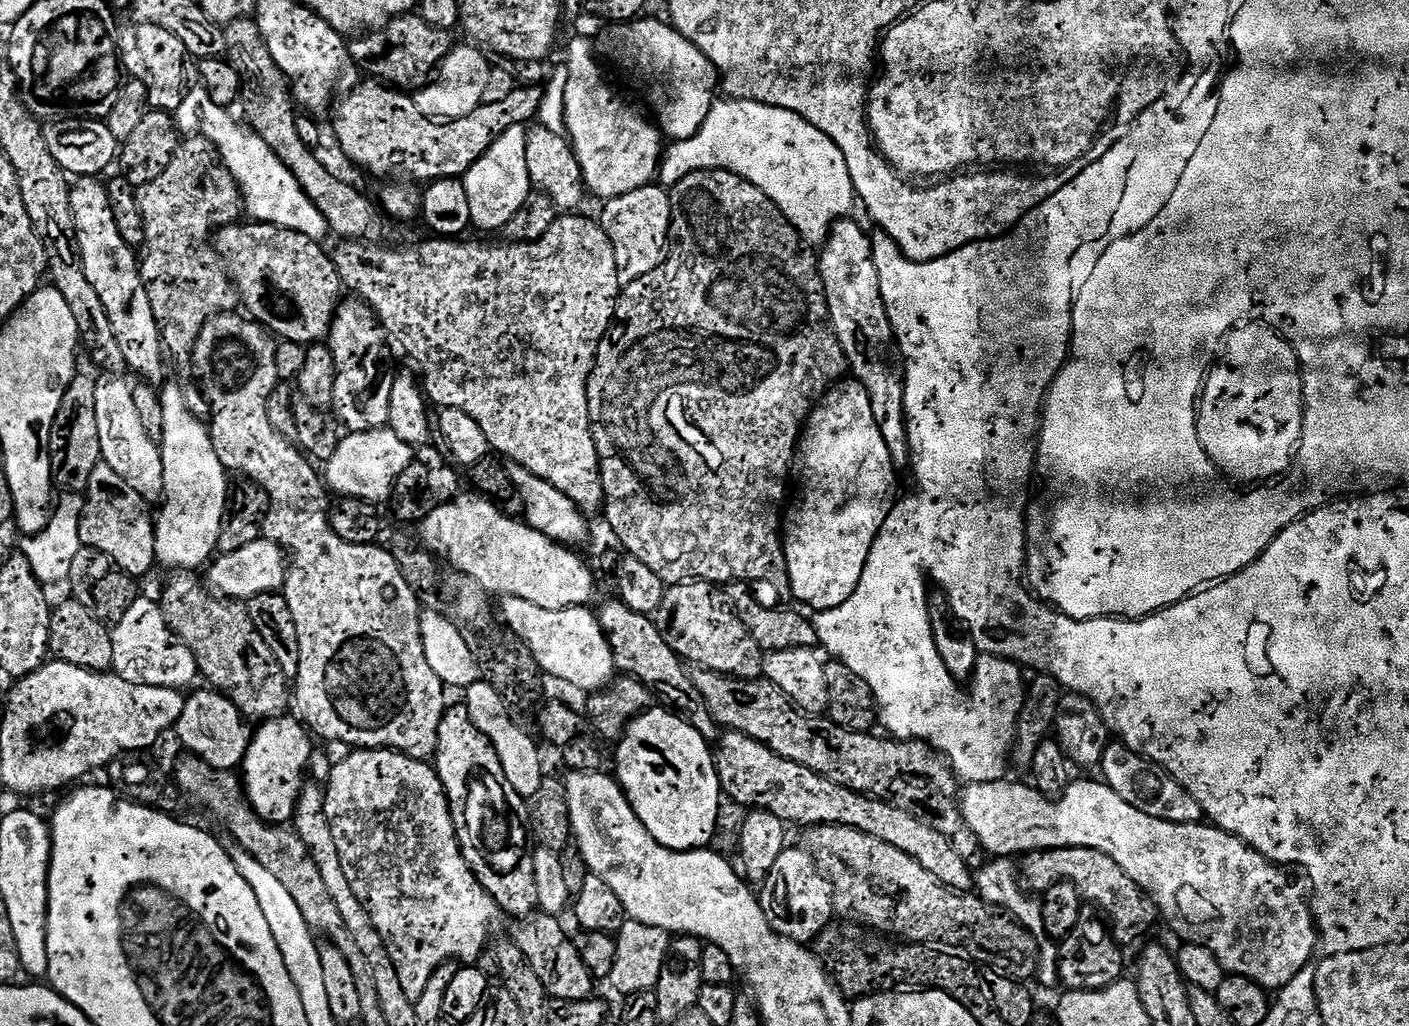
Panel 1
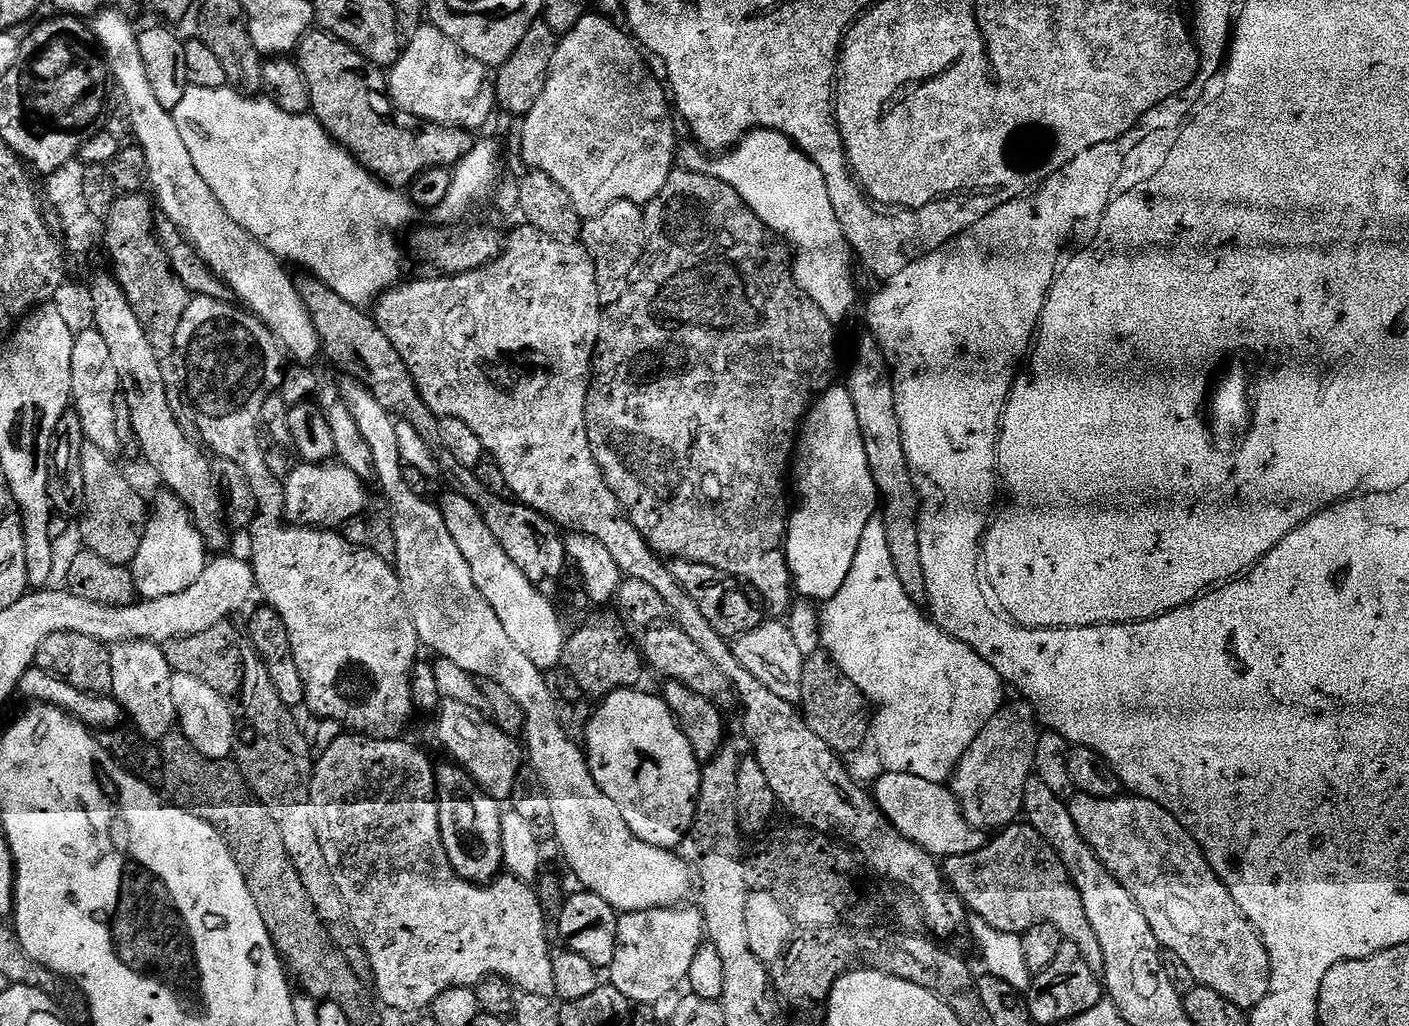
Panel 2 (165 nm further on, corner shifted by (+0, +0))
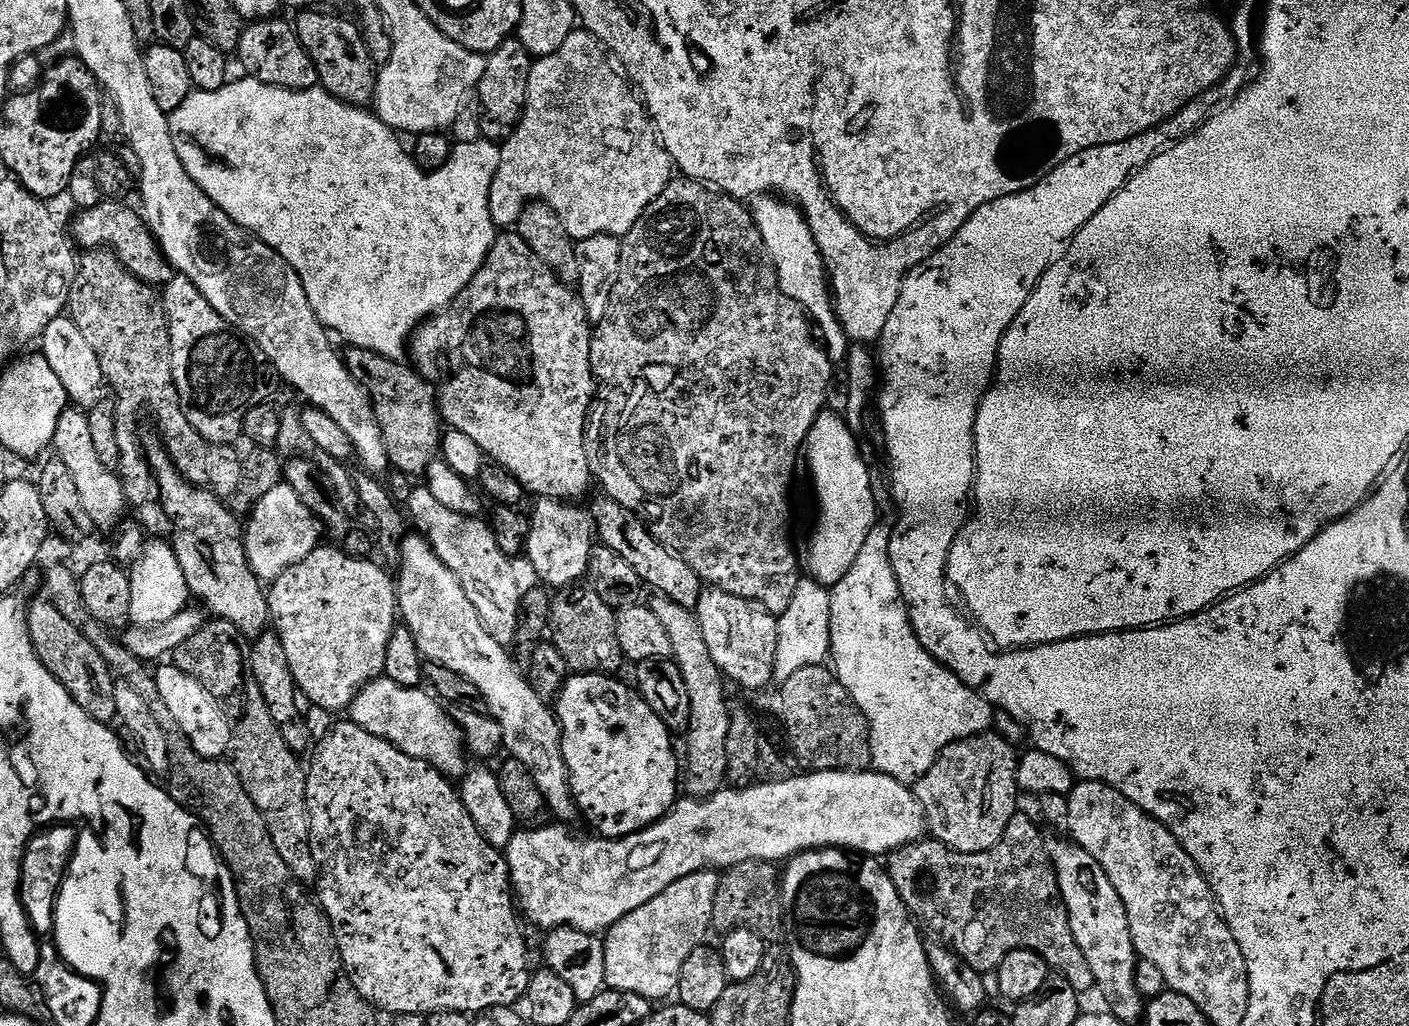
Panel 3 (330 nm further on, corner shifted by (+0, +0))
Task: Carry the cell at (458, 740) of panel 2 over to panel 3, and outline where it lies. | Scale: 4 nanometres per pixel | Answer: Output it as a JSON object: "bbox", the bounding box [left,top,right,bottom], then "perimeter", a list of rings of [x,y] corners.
{"bbox":[350,678,466,777],"perimeter":[[[387,678],[373,680],[353,702],[350,709],[351,723],[390,742],[402,750],[402,754],[410,754],[410,758],[418,758],[434,766],[443,776],[463,777],[466,772],[466,745],[461,729],[452,725],[448,717],[449,709],[431,691],[424,691],[423,687],[398,686],[398,682]]]}

